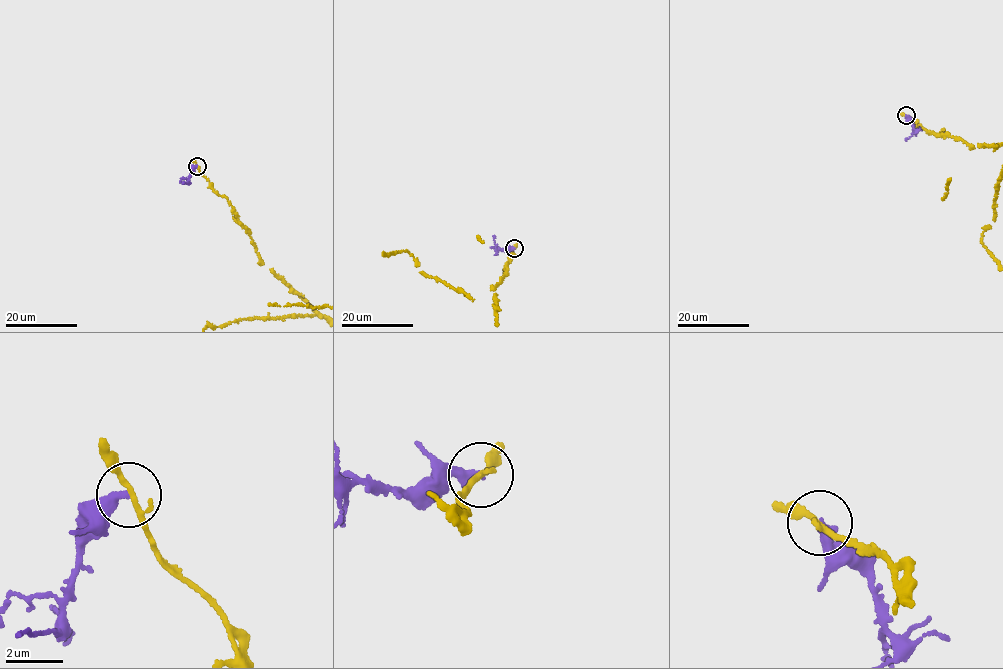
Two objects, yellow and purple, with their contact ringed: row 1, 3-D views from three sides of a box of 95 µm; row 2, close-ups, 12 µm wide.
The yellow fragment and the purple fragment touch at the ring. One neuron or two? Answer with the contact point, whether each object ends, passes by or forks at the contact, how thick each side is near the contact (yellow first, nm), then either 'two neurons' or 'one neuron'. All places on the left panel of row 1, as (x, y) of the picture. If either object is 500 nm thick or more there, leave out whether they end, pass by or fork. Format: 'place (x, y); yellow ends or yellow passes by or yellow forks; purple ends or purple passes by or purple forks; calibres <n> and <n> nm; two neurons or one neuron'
place (197, 166); yellow forks; purple ends; calibres 130 and 400 nm; two neurons

